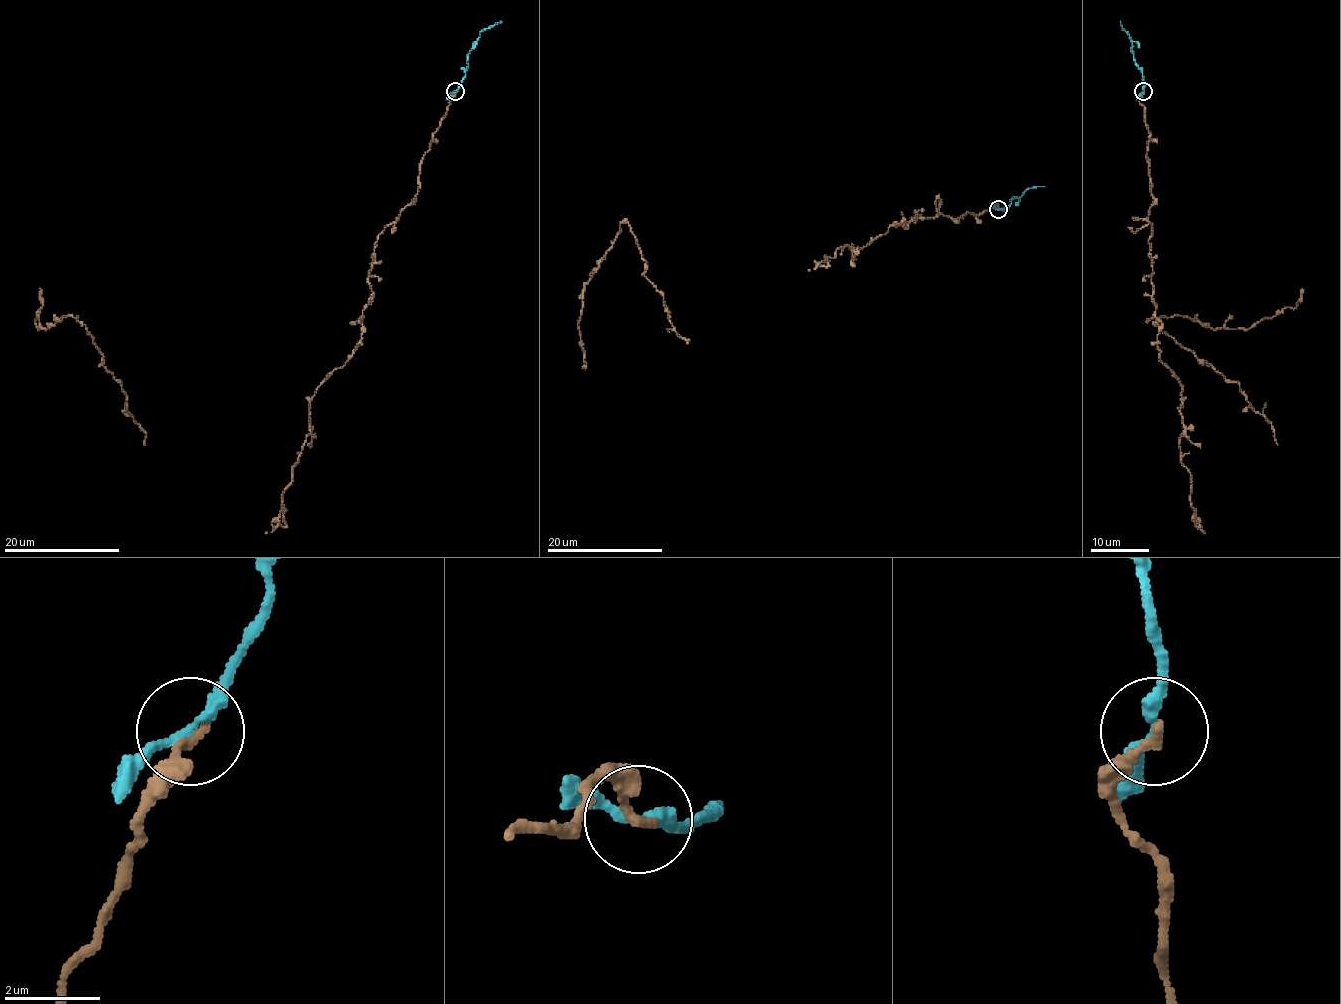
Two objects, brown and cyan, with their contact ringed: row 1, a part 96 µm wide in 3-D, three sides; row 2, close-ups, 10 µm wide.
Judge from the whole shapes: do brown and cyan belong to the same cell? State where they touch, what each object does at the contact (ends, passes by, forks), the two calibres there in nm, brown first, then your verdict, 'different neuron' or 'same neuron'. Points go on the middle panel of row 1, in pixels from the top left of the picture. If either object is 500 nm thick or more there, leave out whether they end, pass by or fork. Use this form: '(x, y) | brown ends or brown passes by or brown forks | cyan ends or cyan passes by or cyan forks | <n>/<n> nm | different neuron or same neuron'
(998, 209) | brown ends | cyan passes by | 240/200 nm | same neuron

